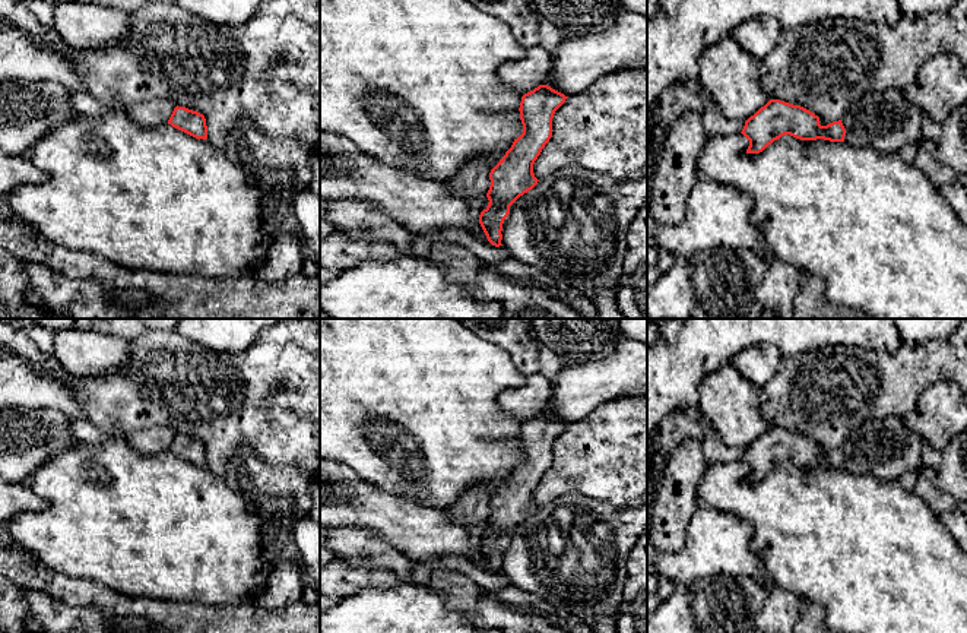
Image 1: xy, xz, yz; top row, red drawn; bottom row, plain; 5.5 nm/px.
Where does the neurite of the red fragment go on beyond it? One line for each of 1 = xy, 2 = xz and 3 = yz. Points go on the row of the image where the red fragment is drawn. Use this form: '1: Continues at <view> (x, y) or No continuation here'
1: No continuation here
2: No continuation here
3: No continuation here

